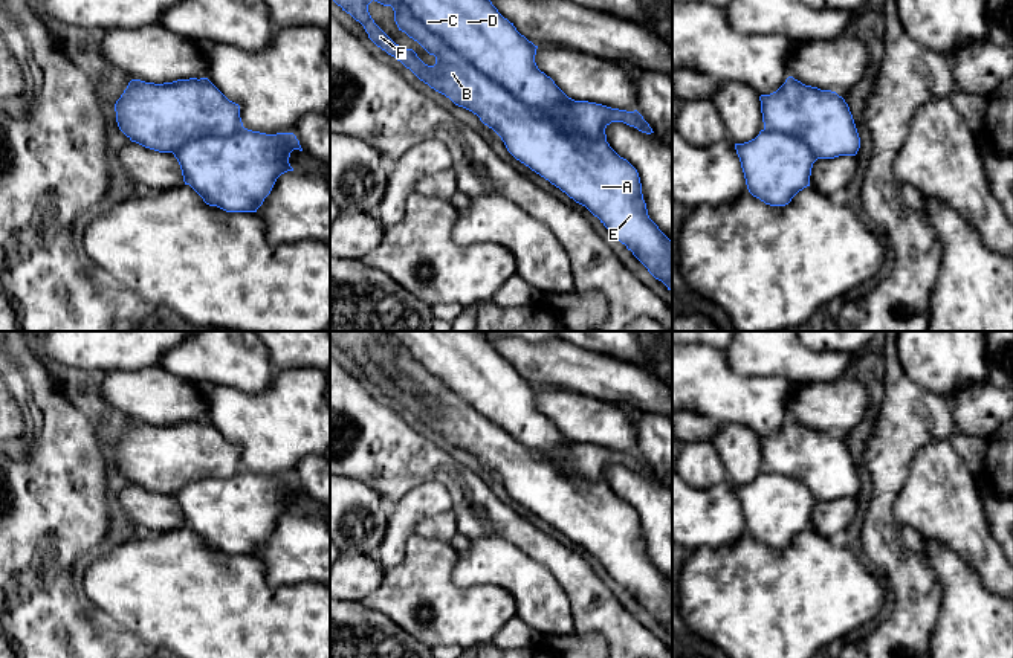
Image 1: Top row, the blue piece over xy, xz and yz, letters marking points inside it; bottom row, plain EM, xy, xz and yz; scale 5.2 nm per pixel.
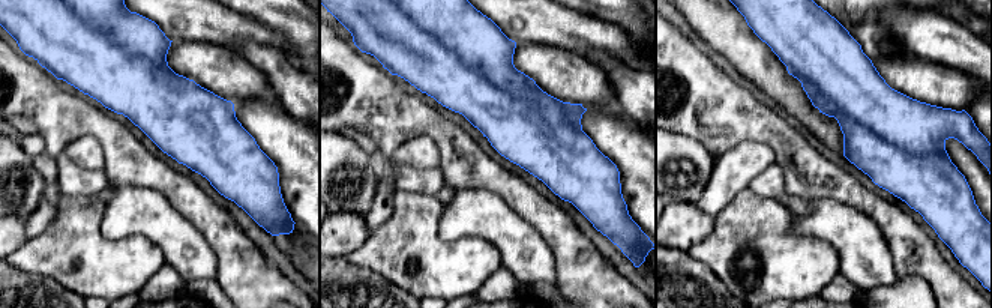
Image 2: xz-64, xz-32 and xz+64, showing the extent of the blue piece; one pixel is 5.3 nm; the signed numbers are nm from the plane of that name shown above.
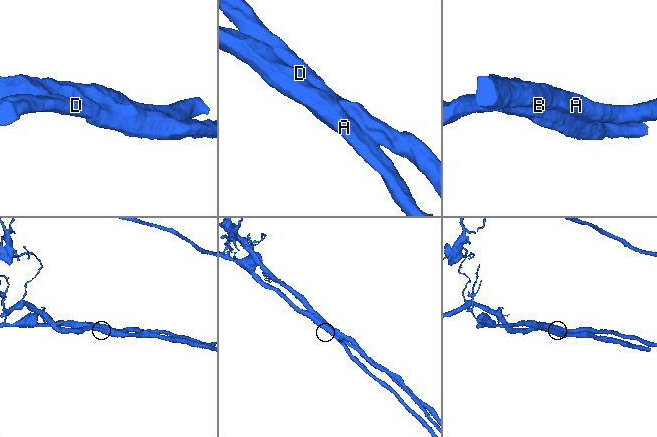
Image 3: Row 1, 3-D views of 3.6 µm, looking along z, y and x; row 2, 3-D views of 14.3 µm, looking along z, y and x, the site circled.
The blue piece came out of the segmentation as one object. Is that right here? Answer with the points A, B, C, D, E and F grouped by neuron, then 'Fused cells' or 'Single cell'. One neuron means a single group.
Groups: A B E F / C D. Fused cells

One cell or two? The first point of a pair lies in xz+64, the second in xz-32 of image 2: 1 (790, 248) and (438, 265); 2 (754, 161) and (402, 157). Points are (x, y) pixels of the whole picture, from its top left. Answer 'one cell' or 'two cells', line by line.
1: one cell
2: one cell

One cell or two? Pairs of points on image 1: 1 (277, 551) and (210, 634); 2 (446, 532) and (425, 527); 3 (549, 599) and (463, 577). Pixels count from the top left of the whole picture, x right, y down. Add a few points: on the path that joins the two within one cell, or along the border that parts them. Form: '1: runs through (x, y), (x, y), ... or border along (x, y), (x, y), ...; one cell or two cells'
1: border along (255, 554), (271, 583), (297, 583); two cells
2: runs through (442, 528), (430, 527); one cell
3: runs through (527, 582), (517, 573), (485, 573); one cell

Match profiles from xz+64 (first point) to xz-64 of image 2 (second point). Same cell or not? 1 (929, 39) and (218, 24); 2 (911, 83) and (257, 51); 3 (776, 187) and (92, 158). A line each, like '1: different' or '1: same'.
1: same
2: different
3: different

